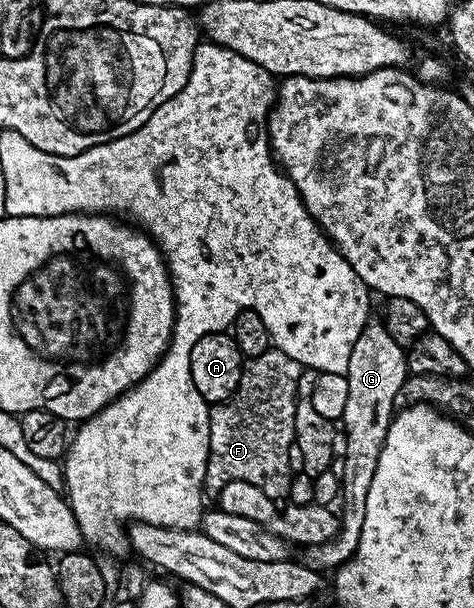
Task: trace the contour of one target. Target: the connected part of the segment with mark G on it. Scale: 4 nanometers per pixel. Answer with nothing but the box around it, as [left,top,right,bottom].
[300,320,408,572]

